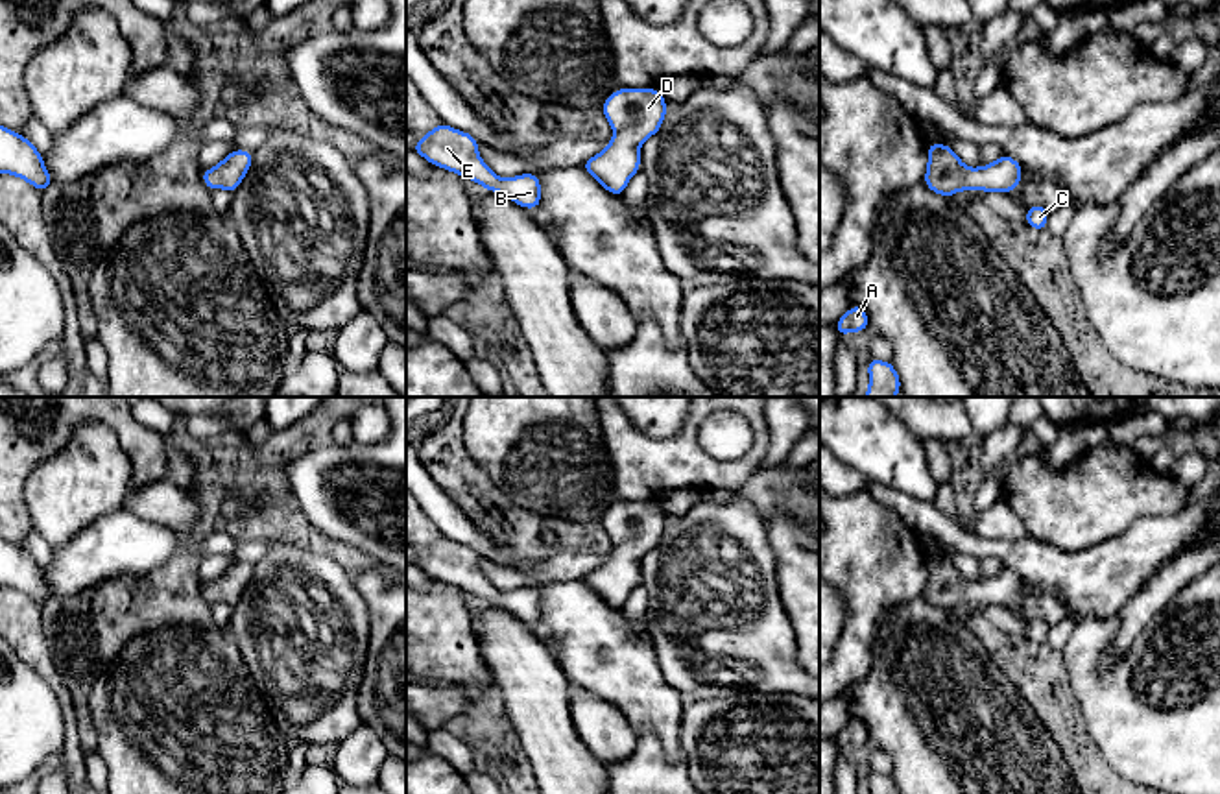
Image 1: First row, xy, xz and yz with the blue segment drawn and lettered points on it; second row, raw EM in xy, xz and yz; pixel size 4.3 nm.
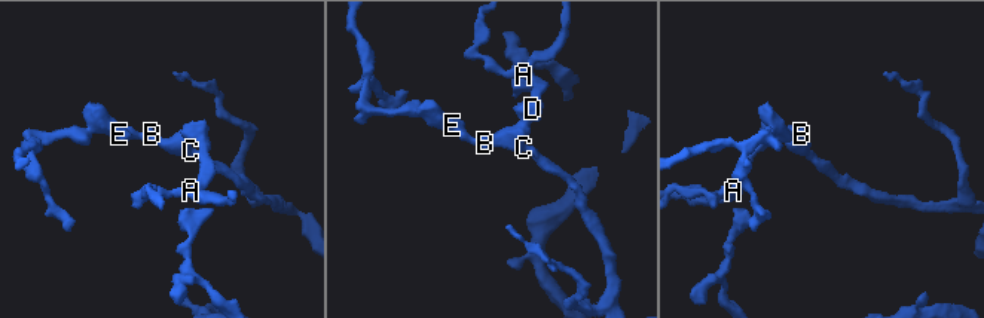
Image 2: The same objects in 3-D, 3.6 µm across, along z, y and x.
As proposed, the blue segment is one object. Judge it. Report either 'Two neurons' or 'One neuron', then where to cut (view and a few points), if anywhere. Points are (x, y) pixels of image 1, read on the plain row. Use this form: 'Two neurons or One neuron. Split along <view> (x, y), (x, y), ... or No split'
One neuron. No split

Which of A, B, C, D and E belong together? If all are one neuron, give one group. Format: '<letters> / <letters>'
A B C D E

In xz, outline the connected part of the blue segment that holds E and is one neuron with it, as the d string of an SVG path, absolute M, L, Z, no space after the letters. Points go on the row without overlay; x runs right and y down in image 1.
M441 535L415 556L413 567L434 580L480 596L484 604L508 609L522 622L541 620L541 595L535 587L502 593L482 574L478 559L480 556L472 548Z

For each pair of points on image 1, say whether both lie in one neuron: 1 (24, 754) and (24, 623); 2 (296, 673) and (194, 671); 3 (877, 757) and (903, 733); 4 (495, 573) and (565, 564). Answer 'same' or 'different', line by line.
1: different
2: different
3: different
4: same

